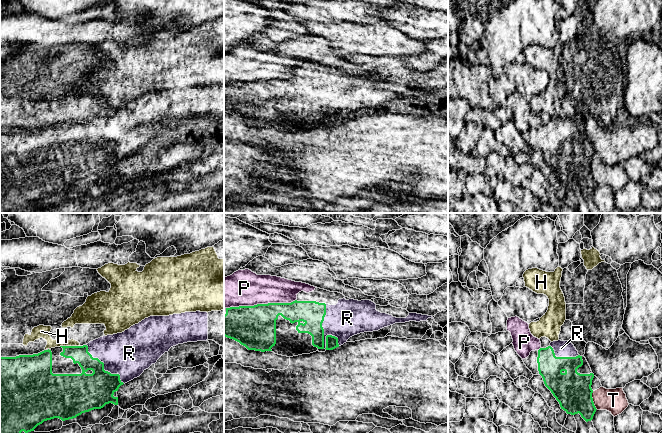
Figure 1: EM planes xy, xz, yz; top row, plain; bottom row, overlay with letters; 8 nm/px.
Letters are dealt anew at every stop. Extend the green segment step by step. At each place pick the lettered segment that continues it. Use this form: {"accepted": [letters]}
{"accepted": ["R"]}

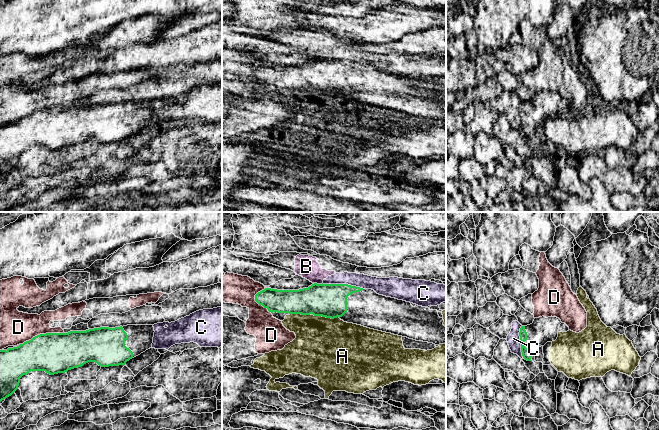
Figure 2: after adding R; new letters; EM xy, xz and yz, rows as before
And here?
{"accepted": []}

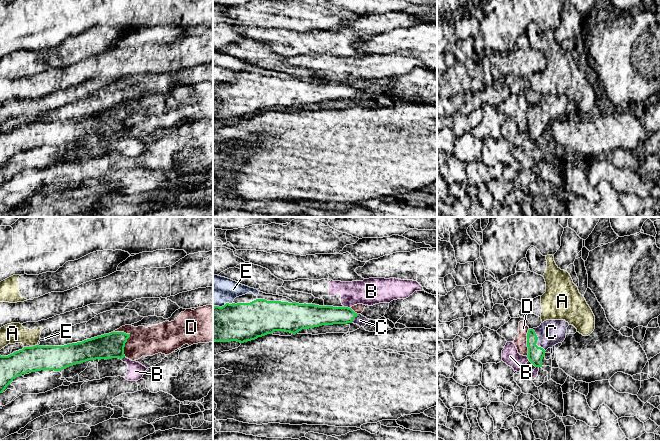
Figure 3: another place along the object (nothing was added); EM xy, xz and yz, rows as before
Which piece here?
{"accepted": ["C"]}

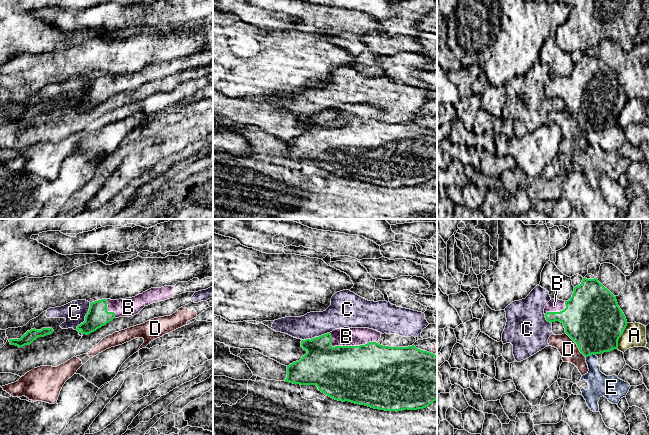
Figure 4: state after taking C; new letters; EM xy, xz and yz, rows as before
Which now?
{"accepted": ["B"]}

